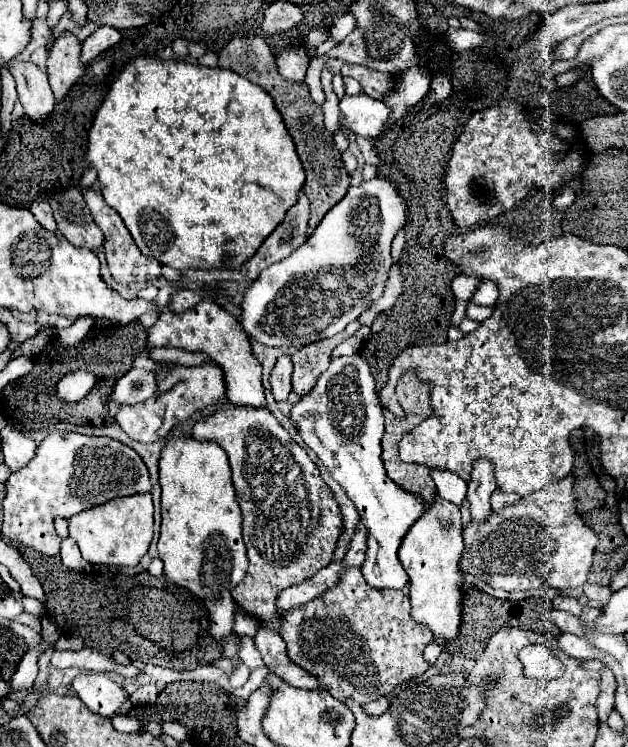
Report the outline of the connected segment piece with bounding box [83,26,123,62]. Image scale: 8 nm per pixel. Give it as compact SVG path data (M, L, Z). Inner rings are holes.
M101 26L83 42L83 62L97 58L101 52L113 48L121 40L123 40L123 34L119 30L115 30L113 26Z

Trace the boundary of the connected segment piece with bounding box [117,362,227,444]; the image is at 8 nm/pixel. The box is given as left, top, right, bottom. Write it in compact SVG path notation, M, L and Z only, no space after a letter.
M211 362L205 366L175 366L173 370L159 370L159 390L147 402L139 406L121 406L117 422L123 432L137 442L157 442L165 438L177 424L193 416L197 410L209 406L225 394L223 370Z

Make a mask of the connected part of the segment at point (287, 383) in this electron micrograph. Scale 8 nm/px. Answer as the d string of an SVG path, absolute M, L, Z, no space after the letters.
M281 356L277 358L271 376L269 376L269 384L271 384L271 392L275 396L277 402L287 400L289 392L291 392L291 374L293 374L293 362L289 356Z

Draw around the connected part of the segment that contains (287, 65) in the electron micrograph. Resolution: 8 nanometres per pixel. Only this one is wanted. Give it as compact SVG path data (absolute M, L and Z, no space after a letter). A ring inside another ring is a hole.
M287 48L287 52L277 56L277 68L285 80L303 82L309 68L309 56L305 48Z

